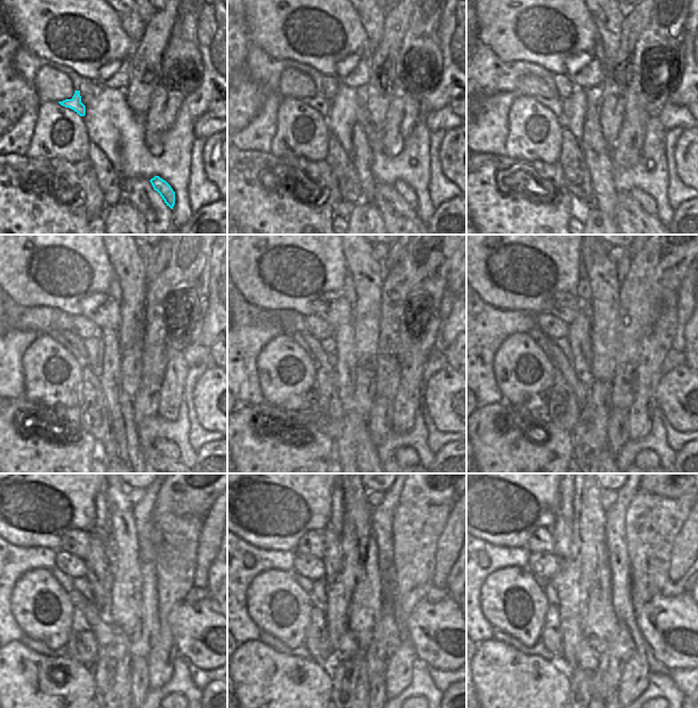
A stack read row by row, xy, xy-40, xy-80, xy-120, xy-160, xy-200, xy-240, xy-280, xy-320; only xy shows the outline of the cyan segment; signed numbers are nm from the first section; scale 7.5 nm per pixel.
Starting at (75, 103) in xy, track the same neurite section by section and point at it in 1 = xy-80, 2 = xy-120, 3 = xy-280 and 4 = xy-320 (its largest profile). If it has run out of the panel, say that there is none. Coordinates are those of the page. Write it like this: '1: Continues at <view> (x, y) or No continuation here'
1: Continues at xy-80 (554, 103)
2: Continues at xy-120 (76, 347)
3: Continues at xy-280 (348, 646)
4: Continues at xy-320 (588, 659).

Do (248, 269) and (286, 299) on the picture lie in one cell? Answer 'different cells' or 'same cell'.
same cell

